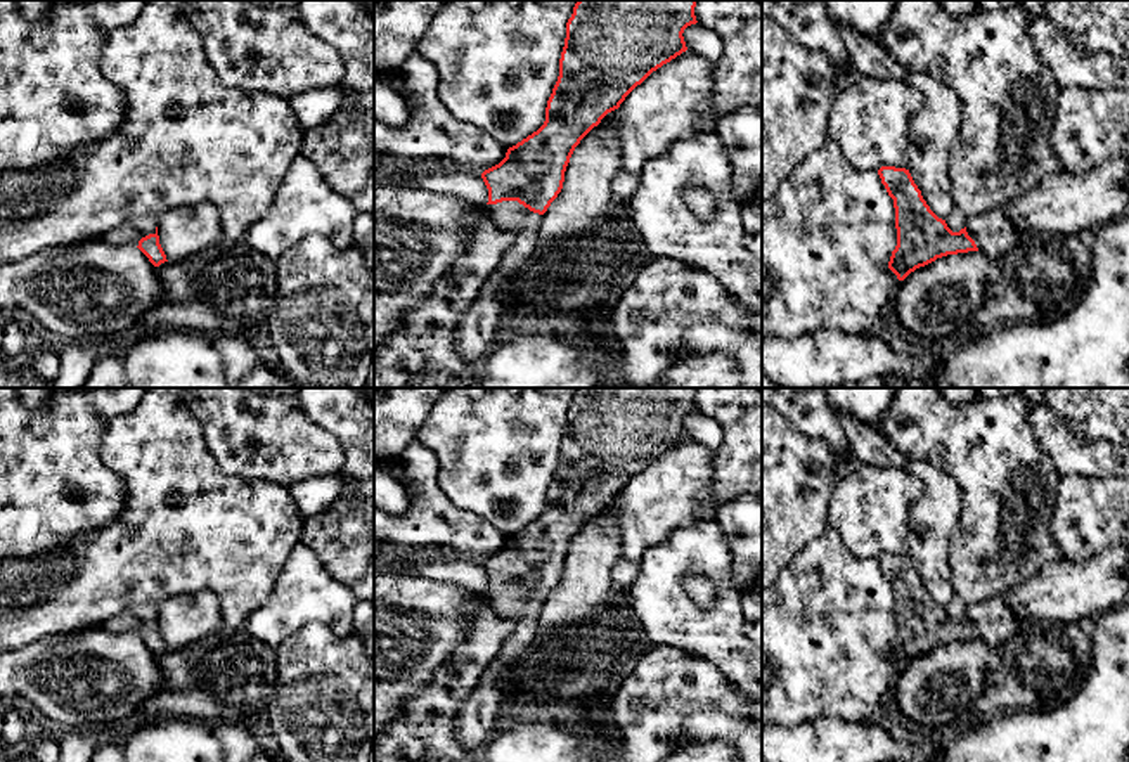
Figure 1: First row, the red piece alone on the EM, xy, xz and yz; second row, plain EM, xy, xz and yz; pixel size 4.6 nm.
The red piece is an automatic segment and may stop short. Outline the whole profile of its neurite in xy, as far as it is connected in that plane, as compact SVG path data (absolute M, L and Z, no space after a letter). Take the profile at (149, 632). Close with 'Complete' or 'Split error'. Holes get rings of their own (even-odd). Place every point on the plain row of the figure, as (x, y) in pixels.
M152 604L128 608L118 615L113 615L100 625L100 629L114 634L137 634L154 655L168 649L159 632L156 606Z. Split error

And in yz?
M881 554L878 563L895 596L897 634L888 656L899 668L947 643L980 637L1003 644L1027 623L1004 597L977 603L964 617L952 620L945 608L930 597L909 558Z. Split error

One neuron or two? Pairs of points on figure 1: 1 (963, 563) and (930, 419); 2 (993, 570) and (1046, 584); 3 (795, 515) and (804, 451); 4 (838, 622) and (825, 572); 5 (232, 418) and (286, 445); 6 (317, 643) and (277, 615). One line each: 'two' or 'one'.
1: one
2: two
3: one
4: one
5: one
6: two

